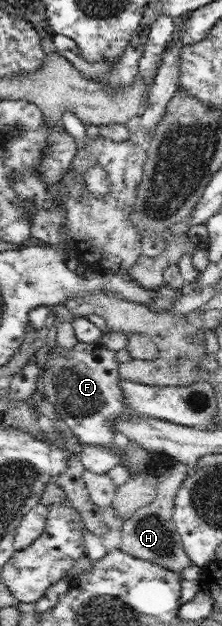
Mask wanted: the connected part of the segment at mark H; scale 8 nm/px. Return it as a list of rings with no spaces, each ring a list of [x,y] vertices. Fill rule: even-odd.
[[[177,461],[172,463],[172,467],[165,470],[158,478],[157,493],[155,501],[140,507],[124,520],[124,525],[120,529],[122,535],[121,551],[131,555],[133,558],[143,559],[161,565],[177,575],[181,575],[184,569],[190,567],[192,560],[185,552],[182,545],[182,538],[173,524],[172,515],[174,512],[174,499],[181,485],[188,476],[189,467]]]

